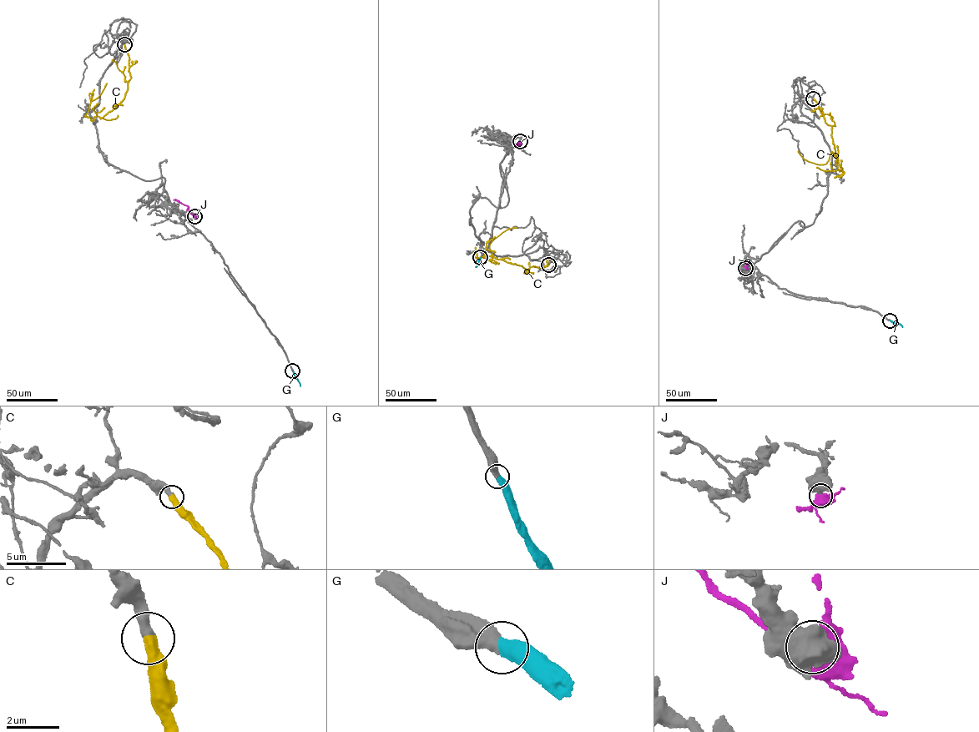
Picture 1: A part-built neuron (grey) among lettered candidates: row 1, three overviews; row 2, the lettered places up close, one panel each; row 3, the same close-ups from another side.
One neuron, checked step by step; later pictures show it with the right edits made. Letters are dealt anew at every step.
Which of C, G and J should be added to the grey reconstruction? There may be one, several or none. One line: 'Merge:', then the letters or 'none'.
Merge: C, G

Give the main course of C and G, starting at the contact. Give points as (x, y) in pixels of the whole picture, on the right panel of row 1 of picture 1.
C: (813, 98), (831, 126), (837, 166), (844, 174), (836, 176), (842, 170), (834, 153), (820, 164), (798, 151)
G: (890, 320), (902, 327)

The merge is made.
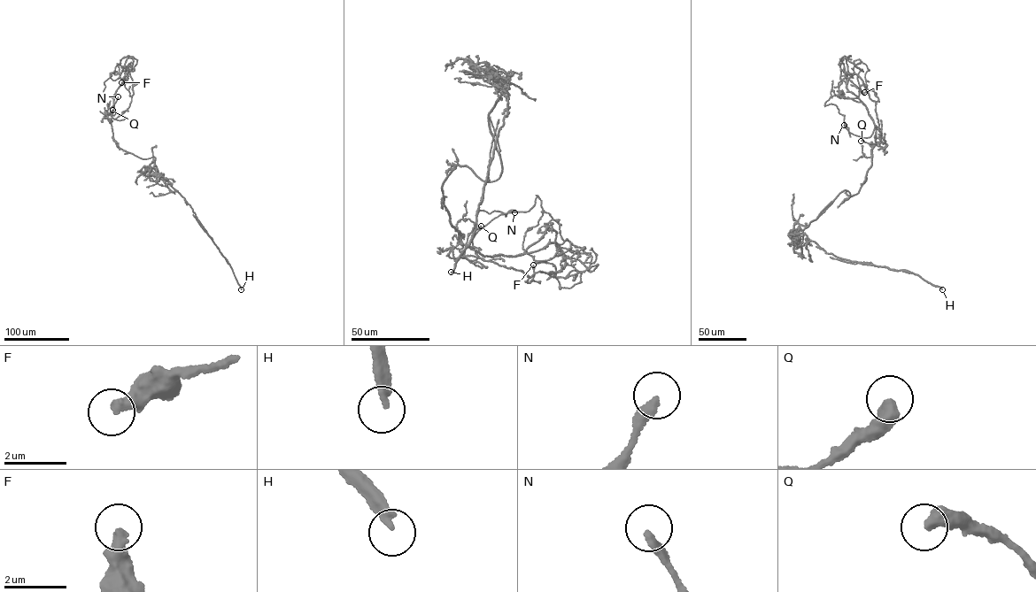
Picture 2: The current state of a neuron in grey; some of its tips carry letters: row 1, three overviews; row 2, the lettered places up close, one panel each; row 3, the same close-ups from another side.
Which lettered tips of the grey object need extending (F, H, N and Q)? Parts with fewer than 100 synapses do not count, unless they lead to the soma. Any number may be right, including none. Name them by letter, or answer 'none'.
H

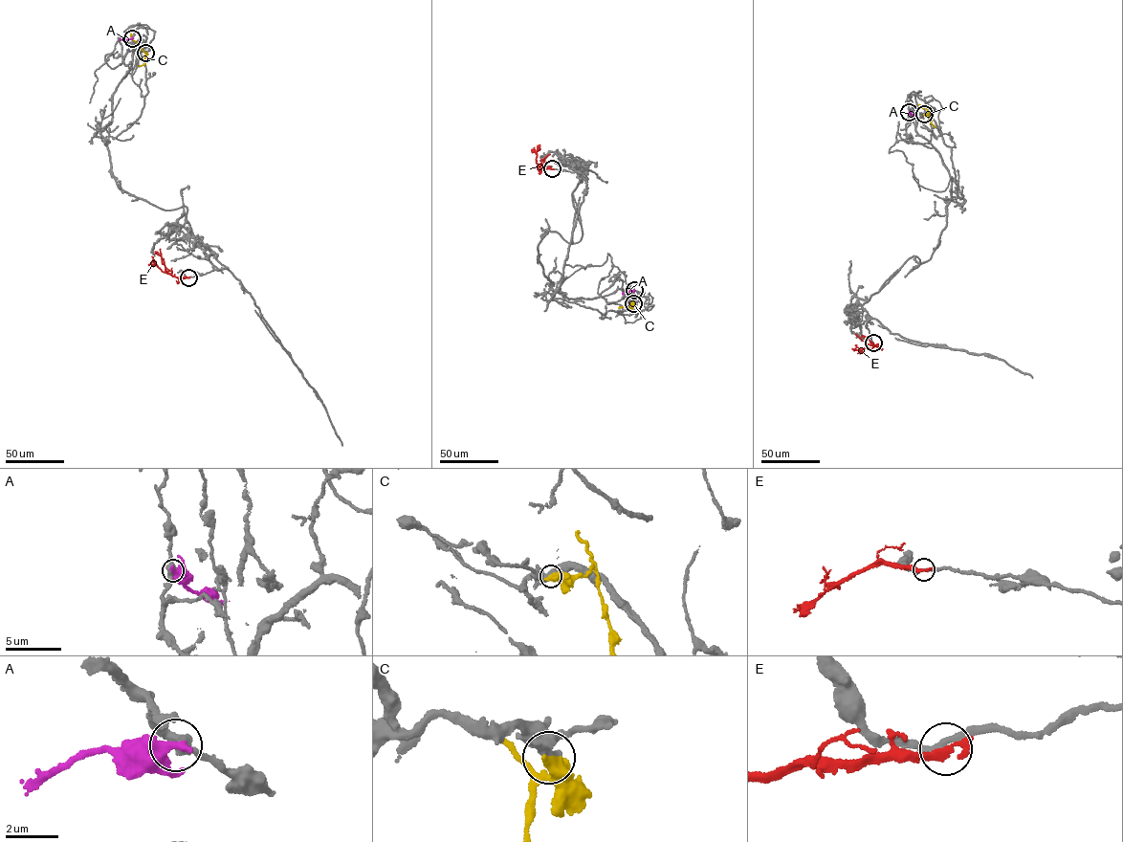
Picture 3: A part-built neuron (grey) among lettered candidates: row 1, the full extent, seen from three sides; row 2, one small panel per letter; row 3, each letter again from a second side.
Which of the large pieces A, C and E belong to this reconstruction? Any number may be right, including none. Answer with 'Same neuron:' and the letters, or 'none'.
Same neuron: C

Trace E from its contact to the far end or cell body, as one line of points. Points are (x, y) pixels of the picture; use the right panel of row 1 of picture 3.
E: (872, 343), (878, 346), (851, 348)

